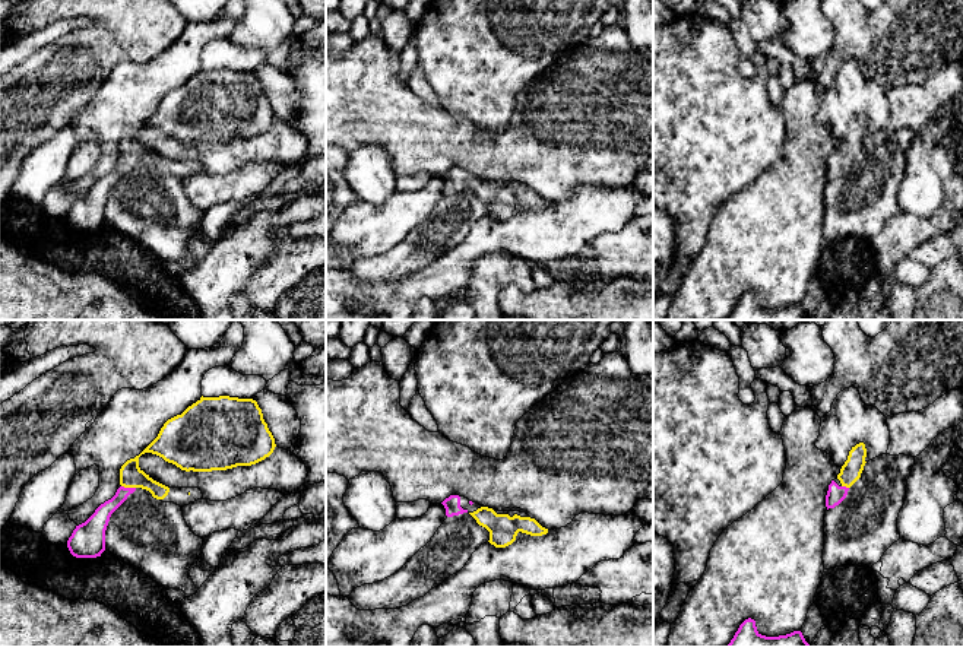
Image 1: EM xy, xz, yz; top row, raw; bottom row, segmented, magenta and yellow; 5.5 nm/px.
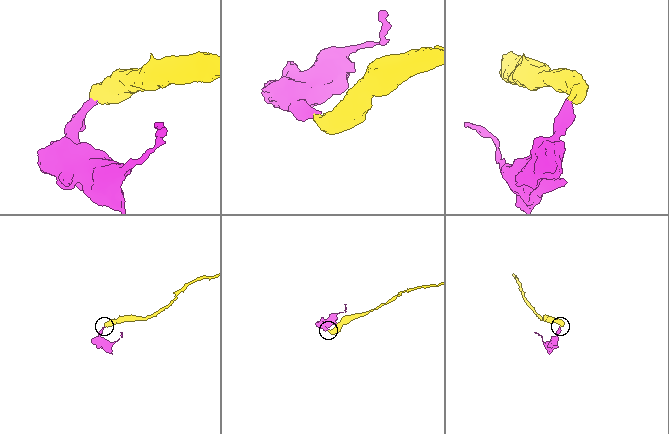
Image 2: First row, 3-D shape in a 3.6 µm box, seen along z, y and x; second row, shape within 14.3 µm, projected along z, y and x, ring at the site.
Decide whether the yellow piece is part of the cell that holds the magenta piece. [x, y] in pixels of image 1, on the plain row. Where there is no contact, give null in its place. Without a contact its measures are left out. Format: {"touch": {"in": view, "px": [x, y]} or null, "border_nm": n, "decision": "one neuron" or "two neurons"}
{"touch": {"in": "xy", "px": [129, 161]}, "border_nm": 80, "decision": "one neuron"}

